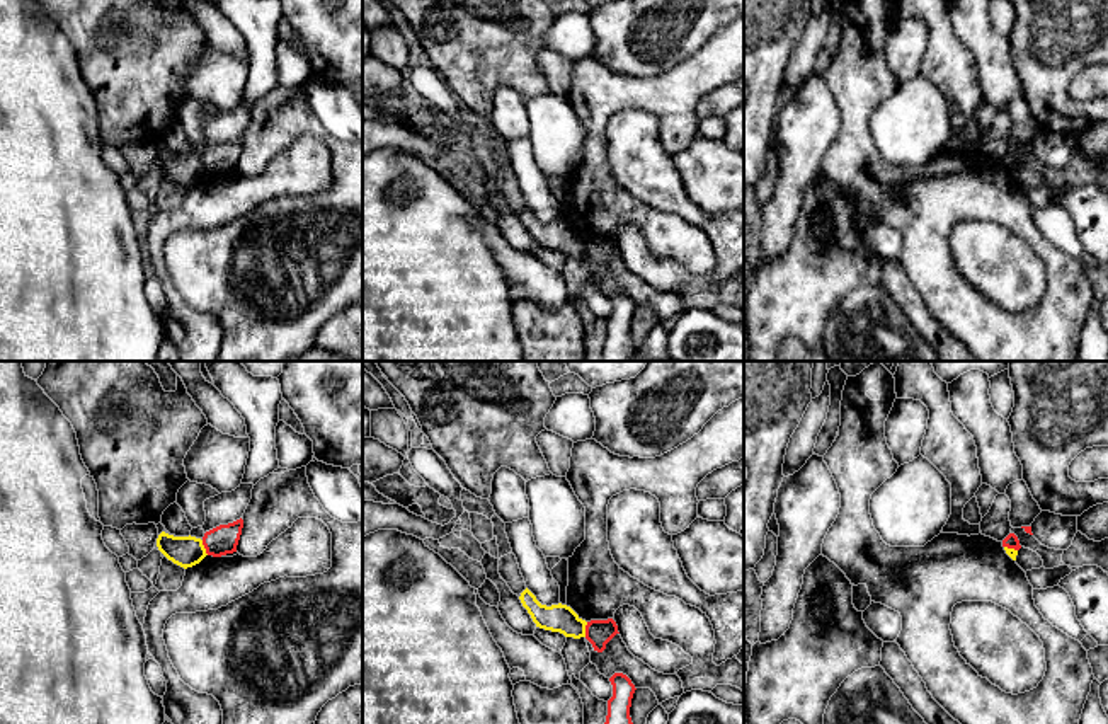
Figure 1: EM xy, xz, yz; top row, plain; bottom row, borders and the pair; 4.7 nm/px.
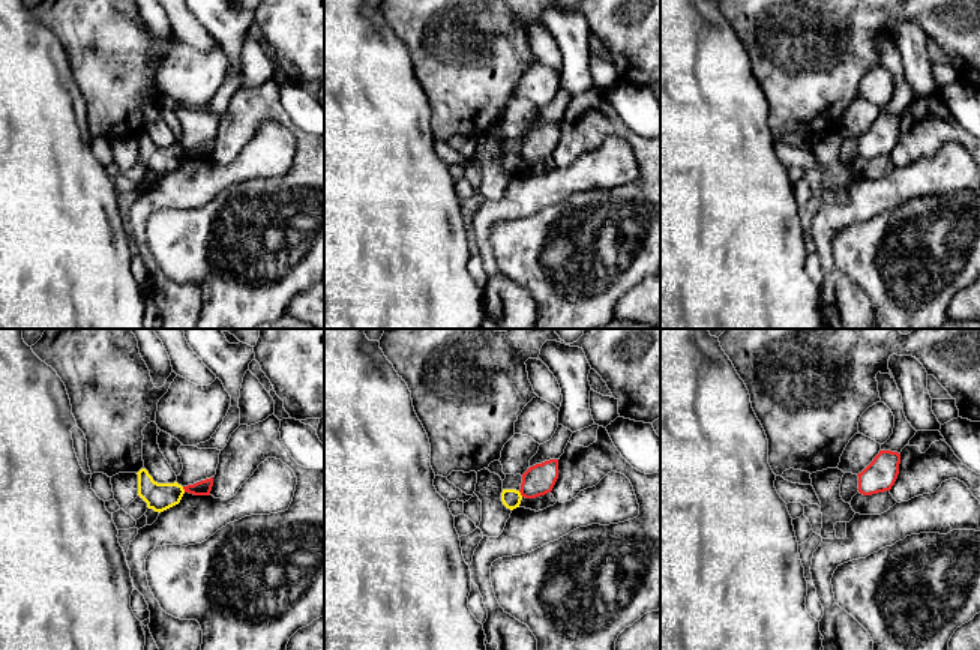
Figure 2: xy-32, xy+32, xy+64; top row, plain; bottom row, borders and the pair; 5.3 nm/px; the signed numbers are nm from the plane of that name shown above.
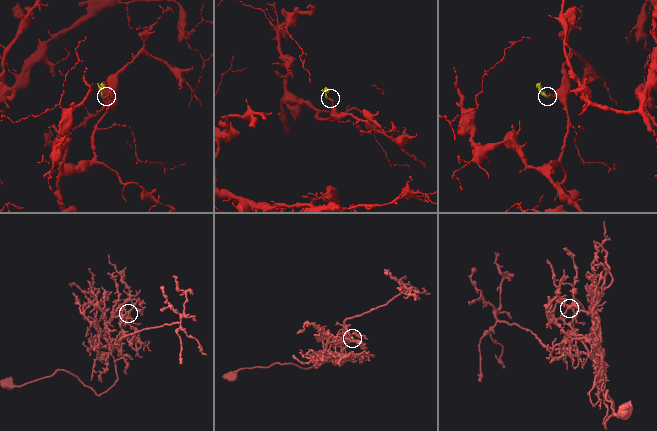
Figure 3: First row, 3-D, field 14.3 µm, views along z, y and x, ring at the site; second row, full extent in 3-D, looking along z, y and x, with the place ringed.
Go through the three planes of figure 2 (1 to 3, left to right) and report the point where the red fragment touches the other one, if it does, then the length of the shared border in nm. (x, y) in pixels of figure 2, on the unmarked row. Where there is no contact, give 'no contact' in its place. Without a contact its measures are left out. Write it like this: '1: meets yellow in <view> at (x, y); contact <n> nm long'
1: meets yellow in xy-32 at (183, 153); contact 40 nm long
2: meets yellow in xy+32 at (520, 158); contact 40 nm long
3: no contact

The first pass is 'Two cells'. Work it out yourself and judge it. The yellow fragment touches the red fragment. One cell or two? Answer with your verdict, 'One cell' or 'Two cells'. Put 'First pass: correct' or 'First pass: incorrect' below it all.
Two cells
First pass: correct

